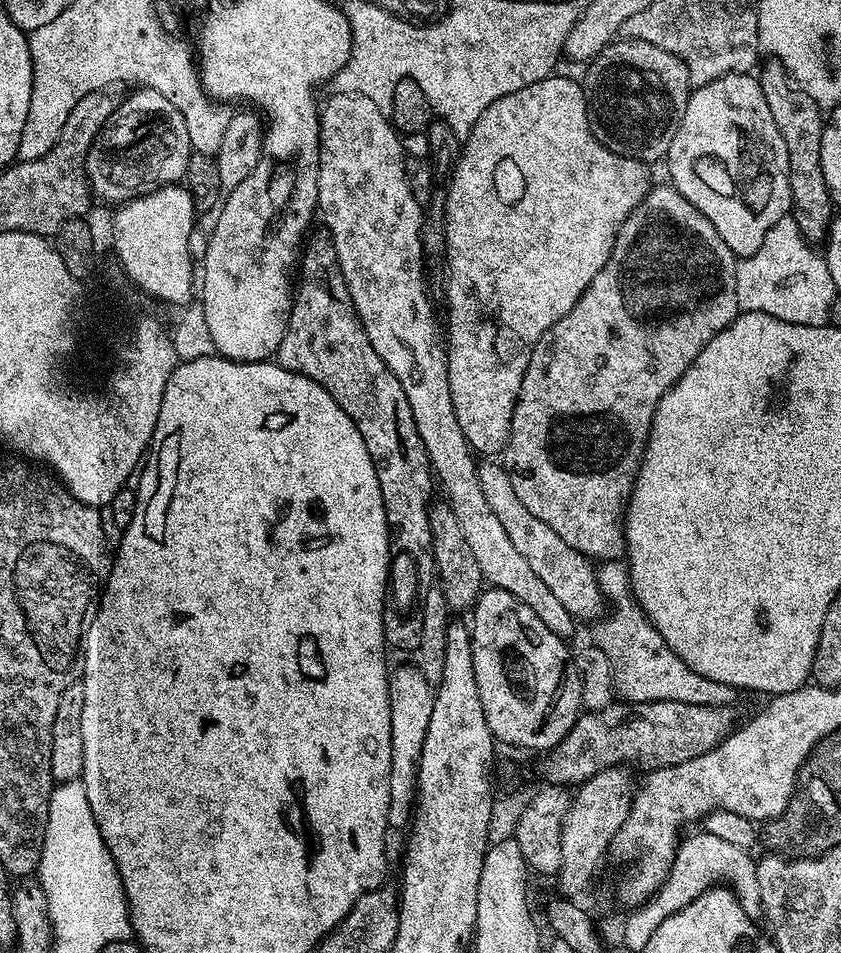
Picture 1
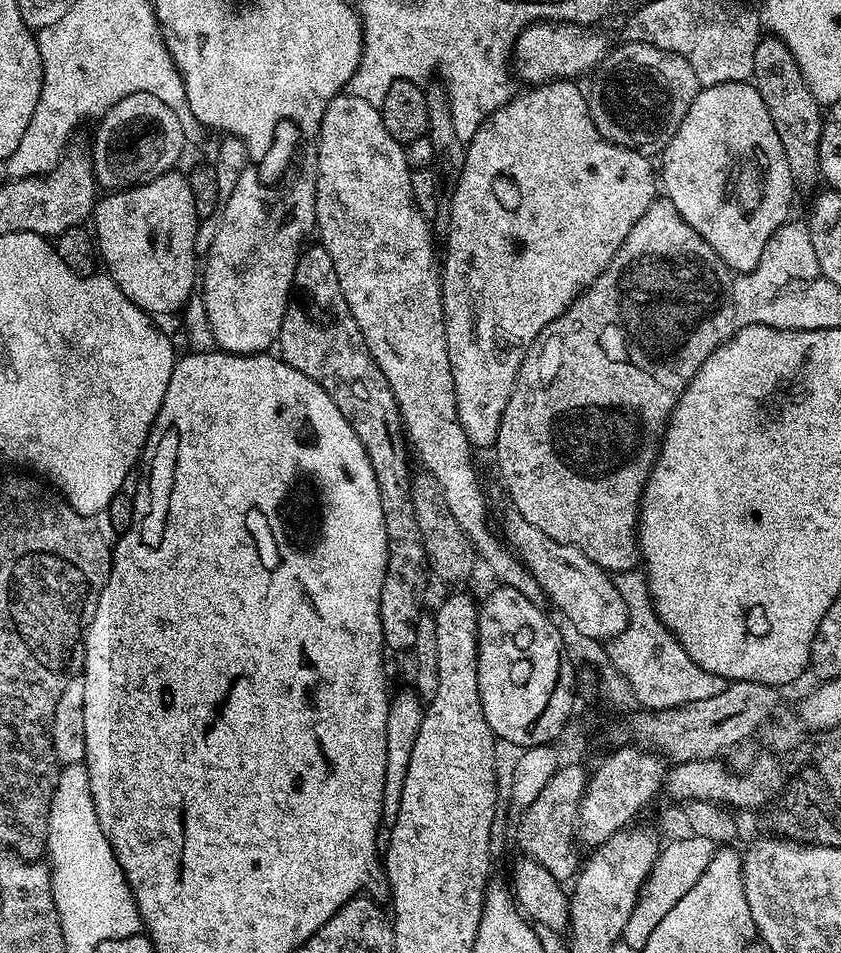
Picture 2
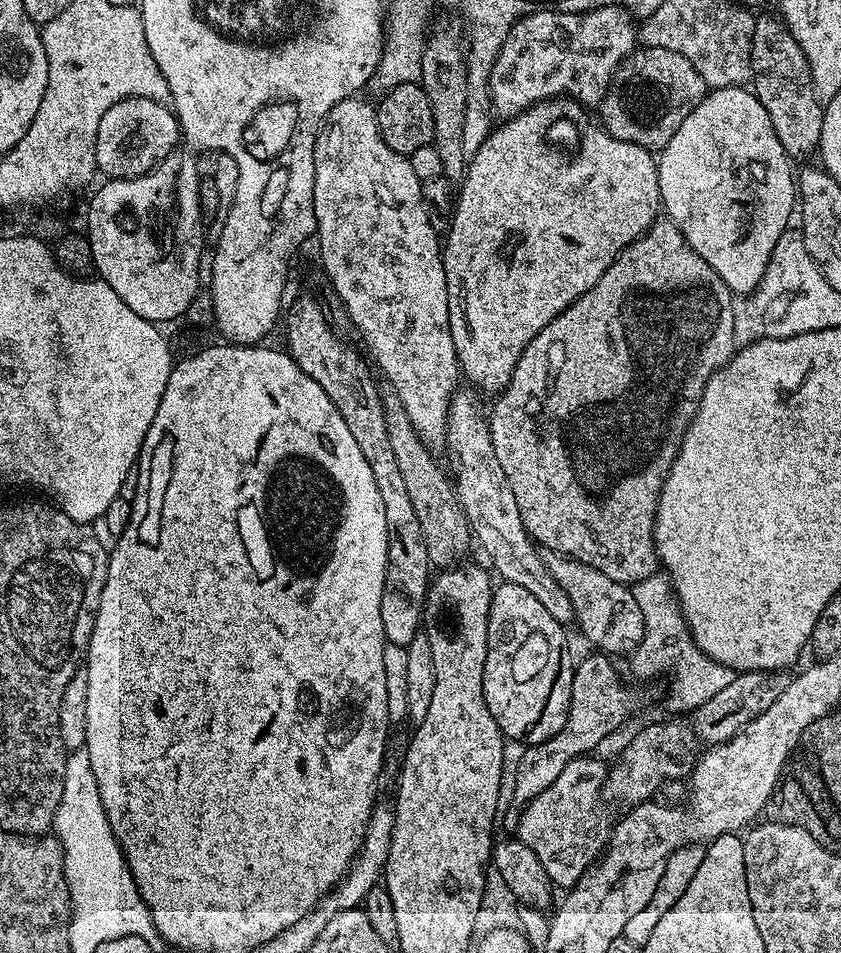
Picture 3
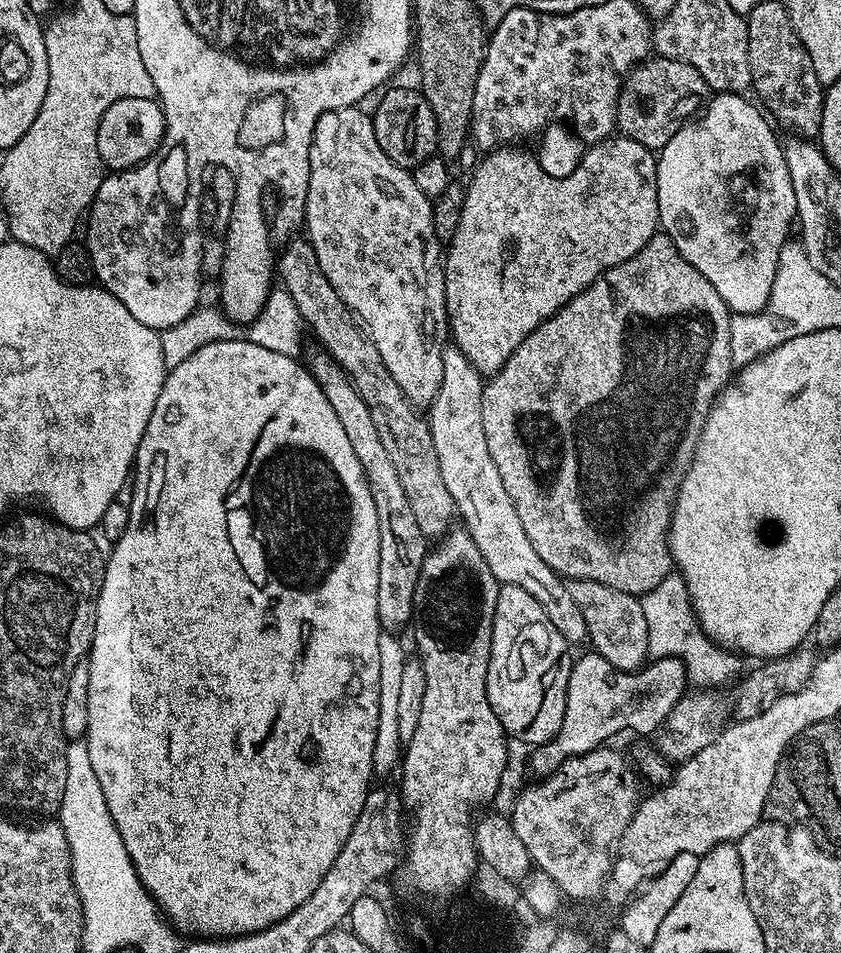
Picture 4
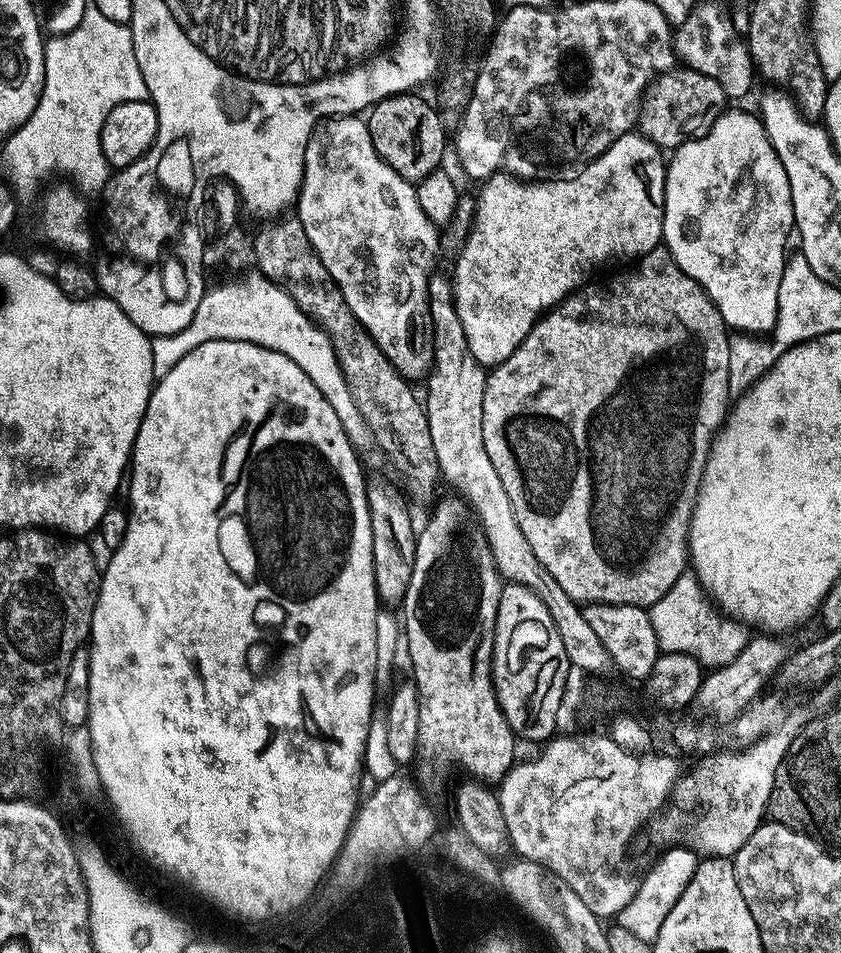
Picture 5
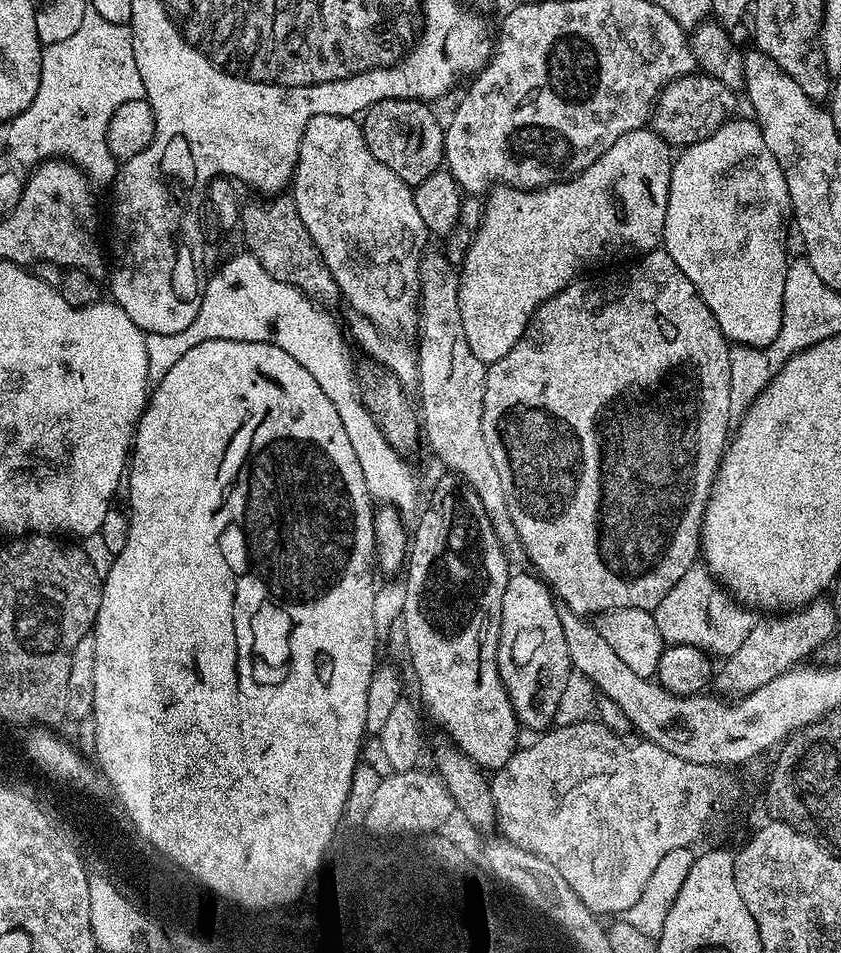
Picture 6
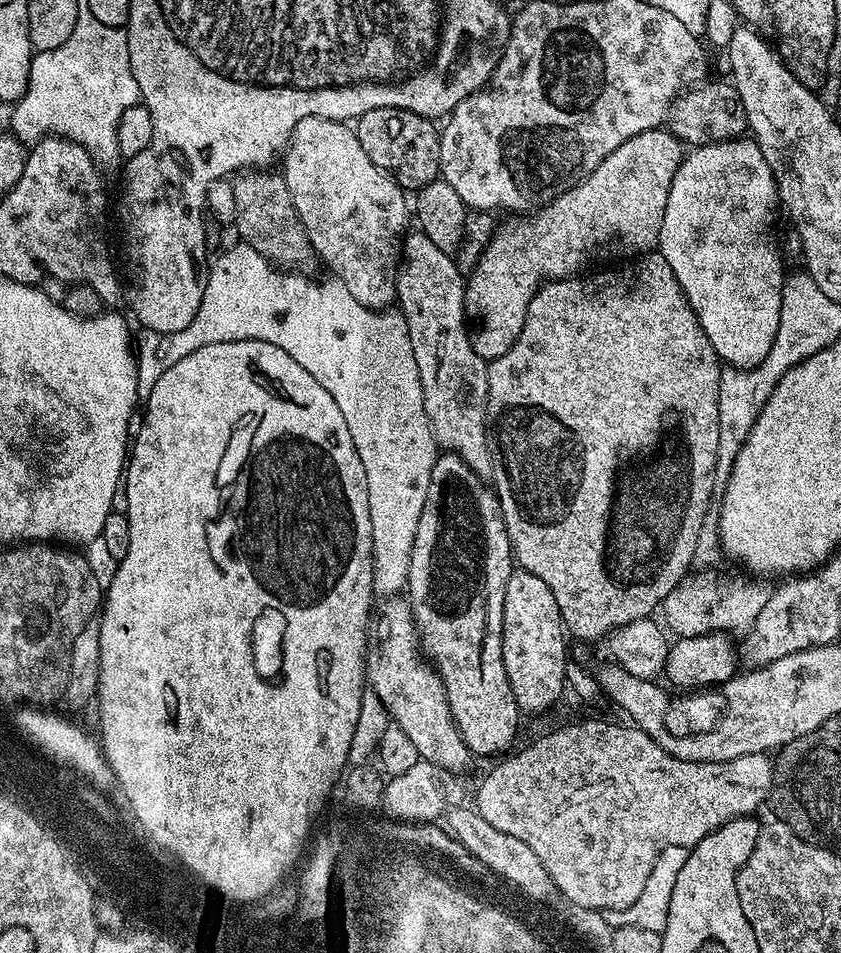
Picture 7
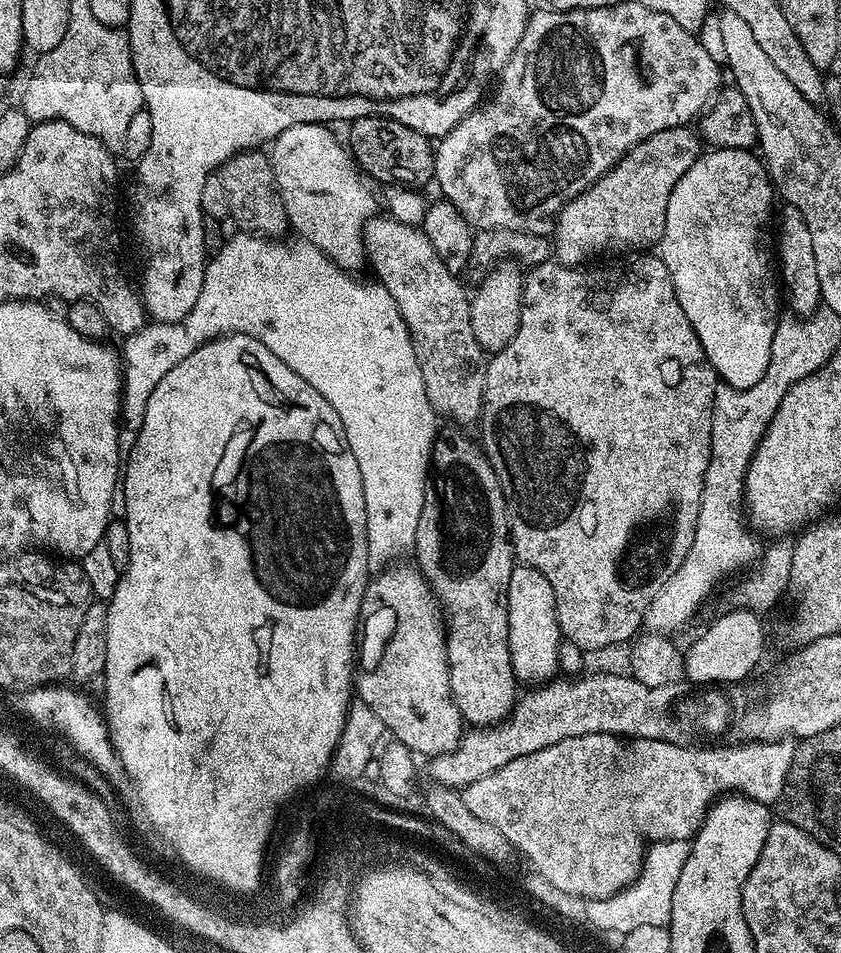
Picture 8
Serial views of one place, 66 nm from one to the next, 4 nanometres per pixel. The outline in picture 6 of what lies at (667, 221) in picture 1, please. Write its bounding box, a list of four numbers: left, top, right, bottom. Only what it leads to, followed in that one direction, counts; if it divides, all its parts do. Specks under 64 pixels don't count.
[482,247,734,618]

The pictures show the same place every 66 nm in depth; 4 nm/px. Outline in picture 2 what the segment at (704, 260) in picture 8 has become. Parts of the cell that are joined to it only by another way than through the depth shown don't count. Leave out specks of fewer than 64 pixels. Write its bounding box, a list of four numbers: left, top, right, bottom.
[658,82,794,274]

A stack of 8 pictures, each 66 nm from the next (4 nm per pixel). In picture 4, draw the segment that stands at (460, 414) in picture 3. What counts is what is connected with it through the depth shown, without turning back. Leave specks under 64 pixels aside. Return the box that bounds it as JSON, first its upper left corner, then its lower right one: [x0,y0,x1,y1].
[430,347,588,645]

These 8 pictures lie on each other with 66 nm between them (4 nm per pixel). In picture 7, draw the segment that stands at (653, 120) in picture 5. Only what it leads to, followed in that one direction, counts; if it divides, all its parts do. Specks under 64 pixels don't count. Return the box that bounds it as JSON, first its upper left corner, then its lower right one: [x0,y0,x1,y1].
[667,82,749,146]

